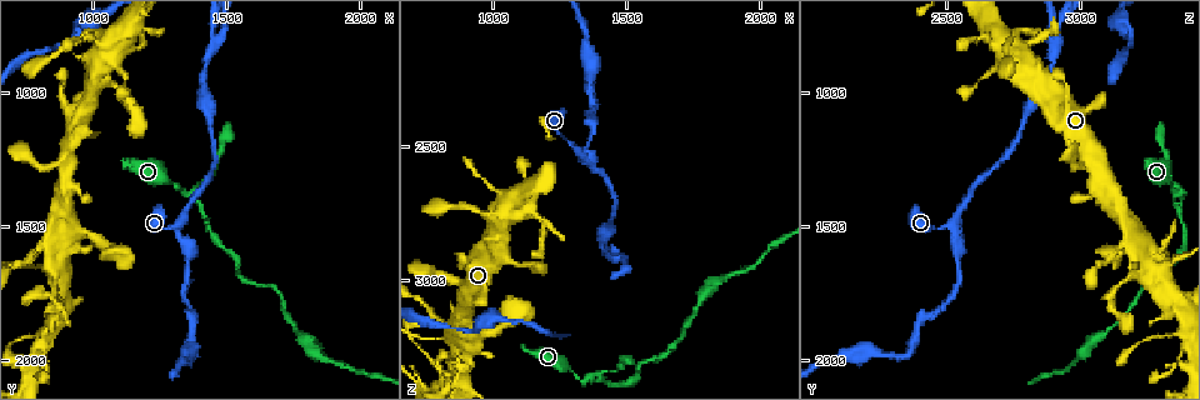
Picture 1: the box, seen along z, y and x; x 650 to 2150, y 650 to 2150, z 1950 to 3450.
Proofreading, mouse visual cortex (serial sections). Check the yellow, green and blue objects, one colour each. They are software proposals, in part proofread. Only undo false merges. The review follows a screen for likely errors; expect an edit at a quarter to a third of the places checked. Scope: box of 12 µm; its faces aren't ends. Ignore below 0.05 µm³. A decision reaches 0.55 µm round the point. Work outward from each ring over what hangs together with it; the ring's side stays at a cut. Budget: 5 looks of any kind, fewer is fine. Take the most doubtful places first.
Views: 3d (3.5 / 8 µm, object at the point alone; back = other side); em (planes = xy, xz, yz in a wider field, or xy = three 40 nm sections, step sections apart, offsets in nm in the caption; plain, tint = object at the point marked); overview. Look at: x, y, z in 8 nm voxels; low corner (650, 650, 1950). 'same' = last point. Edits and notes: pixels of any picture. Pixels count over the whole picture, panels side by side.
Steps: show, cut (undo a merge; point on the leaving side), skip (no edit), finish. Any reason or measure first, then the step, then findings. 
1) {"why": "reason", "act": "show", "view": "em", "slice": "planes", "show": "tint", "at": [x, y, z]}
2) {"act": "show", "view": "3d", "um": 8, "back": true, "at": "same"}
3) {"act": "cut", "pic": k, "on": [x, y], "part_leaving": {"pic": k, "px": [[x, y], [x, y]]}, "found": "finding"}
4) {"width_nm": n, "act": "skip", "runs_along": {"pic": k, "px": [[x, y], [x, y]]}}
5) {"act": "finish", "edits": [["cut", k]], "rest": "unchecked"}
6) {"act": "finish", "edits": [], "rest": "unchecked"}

{"why": "abrupt turn", "act": "show", "view": "3d", "um": 3.5, "at": [920, 1520, 3200]}

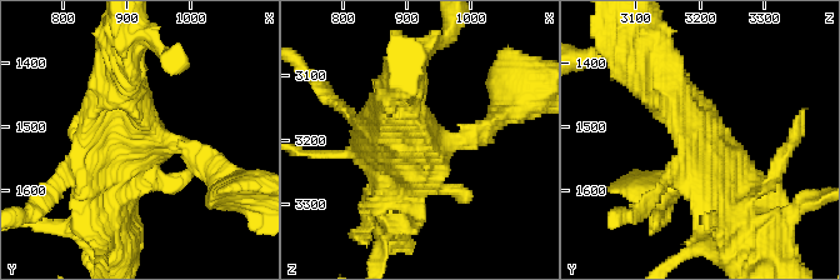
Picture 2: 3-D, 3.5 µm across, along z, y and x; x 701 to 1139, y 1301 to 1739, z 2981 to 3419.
{"act": "show", "view": "em", "slice": "xy", "step": 3, "show": "tint", "at": [915, 1510, 3210]}

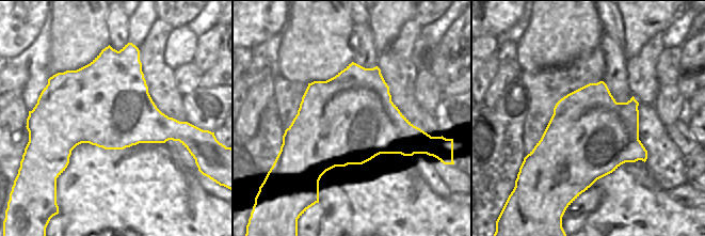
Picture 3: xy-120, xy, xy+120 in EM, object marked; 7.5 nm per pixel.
{"act": "skip", "runs_along": {"pic": 2, "px": [[656, 69], [724, 156], [726, 206]]}, "found": "all the same cell"}

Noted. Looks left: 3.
{"why": "a fork", "act": "show", "view": "3d", "um": 3.5, "at": [1360, 1380, 3370]}

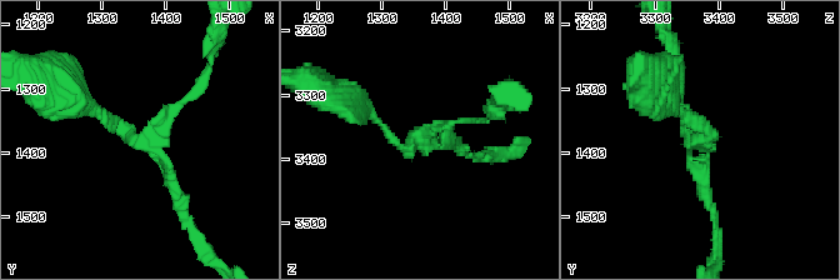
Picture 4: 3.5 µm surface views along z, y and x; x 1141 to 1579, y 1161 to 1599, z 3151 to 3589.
{"act": "show", "view": "em", "slice": "xy", "step": 2, "show": "tint", "at": [1370, 1385, 3375]}

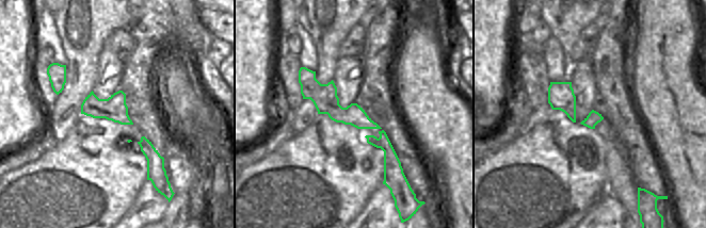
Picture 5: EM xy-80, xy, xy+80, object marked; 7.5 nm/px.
{"act": "skip", "found": "all the same cell"}

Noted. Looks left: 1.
{"act": "finish", "edits": [], "rest": "unchecked"}

